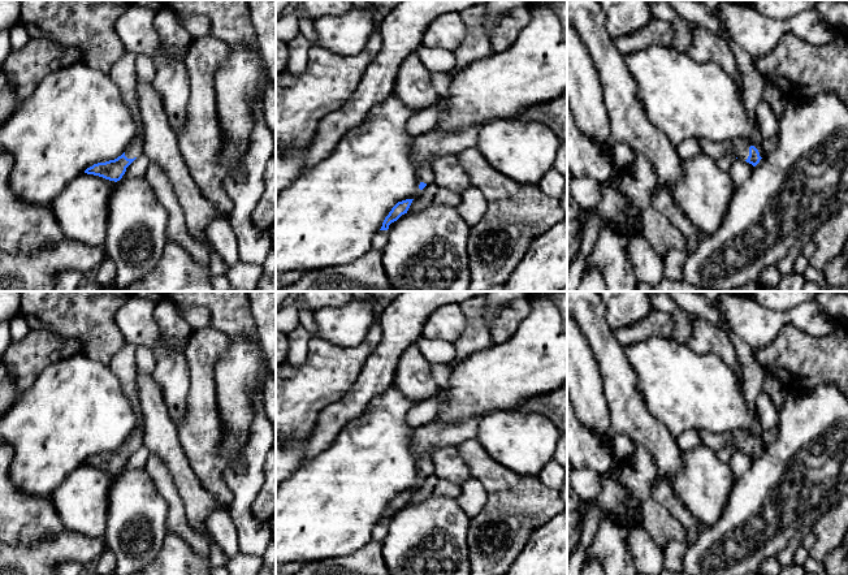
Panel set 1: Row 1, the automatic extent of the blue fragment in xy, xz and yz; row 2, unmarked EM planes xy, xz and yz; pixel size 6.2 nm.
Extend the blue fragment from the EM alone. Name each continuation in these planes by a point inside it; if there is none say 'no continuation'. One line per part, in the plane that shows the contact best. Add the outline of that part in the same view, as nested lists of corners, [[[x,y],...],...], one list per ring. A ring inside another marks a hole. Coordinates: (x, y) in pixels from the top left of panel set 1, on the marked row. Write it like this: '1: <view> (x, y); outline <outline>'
1: yz (740, 147); outline [[[700,139],[698,143],[701,146],[701,152],[714,160],[728,152],[734,152],[737,159],[745,161],[749,156],[749,147],[754,146],[747,139],[736,139],[726,143],[714,143],[708,139]]]

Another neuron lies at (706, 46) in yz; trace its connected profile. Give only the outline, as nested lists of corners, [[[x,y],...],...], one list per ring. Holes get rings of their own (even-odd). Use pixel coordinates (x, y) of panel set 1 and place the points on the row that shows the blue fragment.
[[[695,23],[692,46],[687,52],[698,62],[717,62],[734,79],[743,99],[743,82],[728,43],[700,23]]]

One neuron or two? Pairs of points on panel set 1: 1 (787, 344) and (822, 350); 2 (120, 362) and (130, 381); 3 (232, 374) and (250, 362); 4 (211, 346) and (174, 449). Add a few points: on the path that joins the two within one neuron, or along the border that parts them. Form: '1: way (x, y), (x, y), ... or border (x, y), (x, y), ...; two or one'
1: way (796, 350), (813, 350); one
2: way (124, 367), (128, 376); one
3: way (236, 374), (246, 366); one
4: border (174, 426), (178, 441), (190, 466); two

